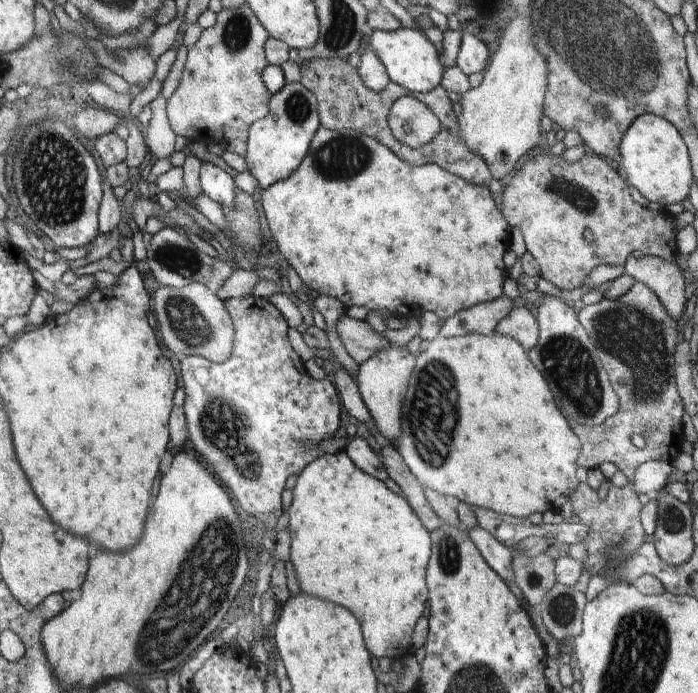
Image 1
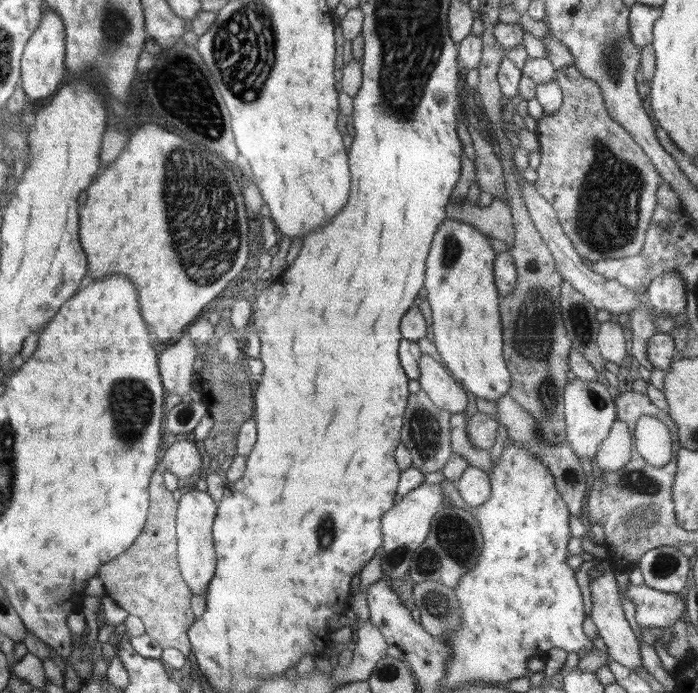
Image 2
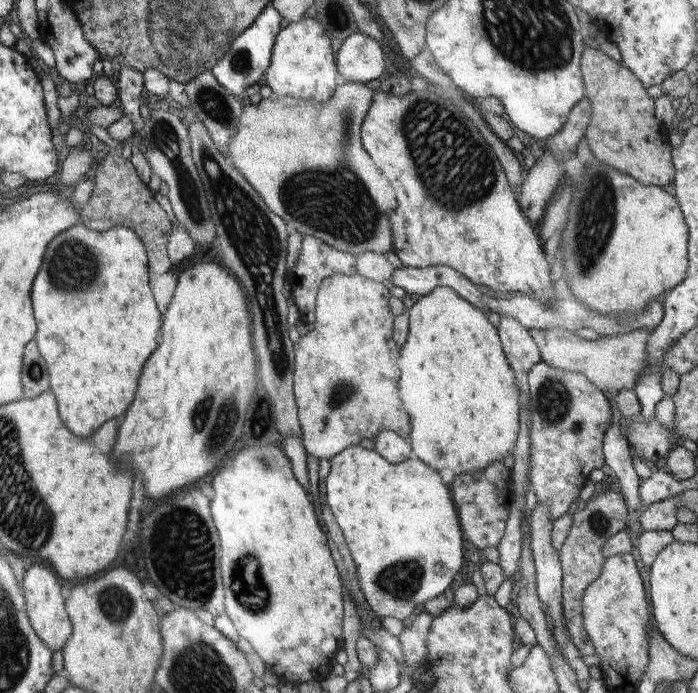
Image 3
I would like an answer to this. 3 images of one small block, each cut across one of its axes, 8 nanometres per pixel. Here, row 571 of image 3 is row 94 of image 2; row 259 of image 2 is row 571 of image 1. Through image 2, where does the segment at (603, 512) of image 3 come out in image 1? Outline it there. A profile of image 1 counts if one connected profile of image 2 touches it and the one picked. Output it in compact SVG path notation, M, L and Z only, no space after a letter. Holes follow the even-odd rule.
M580 482L570 496L569 502L574 512L574 519L587 527L587 534L582 542L588 556L580 564L590 577L616 573L645 544L647 535L640 521L643 506L629 486L619 488L612 485L606 500L600 500L597 490L593 490L587 483Z

